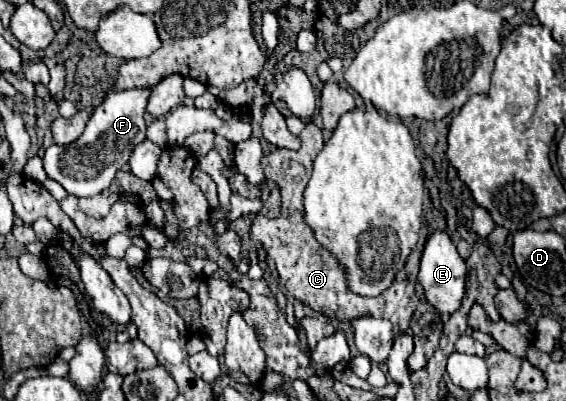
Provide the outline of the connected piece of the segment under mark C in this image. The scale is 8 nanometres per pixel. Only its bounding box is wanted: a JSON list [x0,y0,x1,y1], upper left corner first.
[251,122,419,338]

